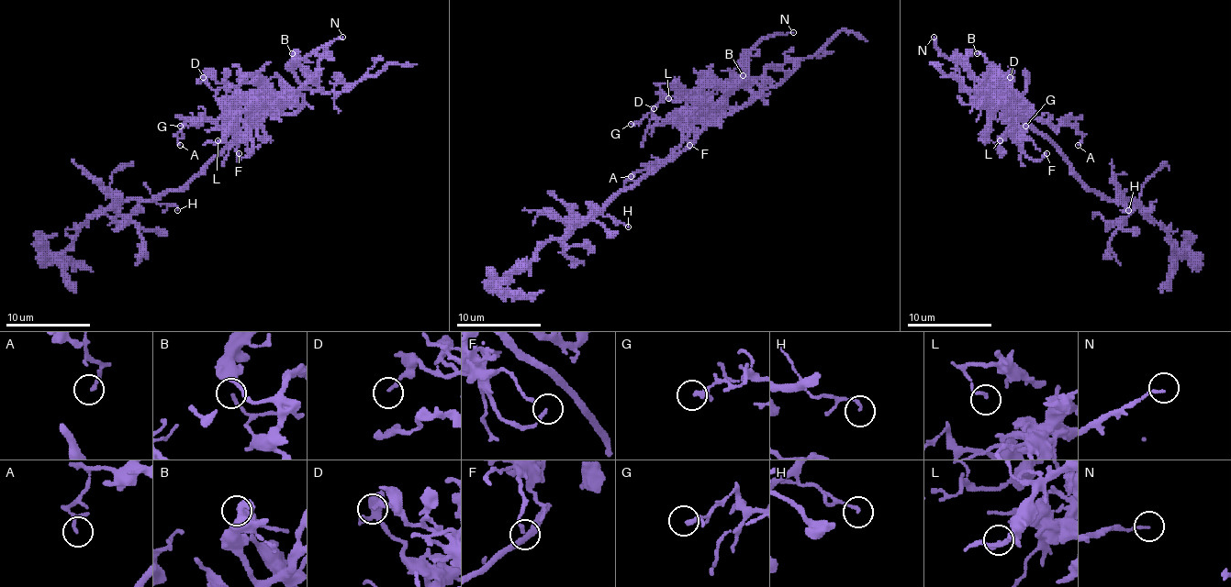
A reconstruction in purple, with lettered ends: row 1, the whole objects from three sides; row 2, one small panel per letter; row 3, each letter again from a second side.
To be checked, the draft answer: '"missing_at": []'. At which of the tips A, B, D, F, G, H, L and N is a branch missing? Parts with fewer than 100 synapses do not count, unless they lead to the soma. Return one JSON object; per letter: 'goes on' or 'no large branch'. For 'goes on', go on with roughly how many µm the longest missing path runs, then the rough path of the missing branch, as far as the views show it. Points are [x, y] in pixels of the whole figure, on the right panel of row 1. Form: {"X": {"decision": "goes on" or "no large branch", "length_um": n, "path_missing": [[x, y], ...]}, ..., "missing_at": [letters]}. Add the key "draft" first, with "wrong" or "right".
{"draft": "right", "A": {"decision": "no large branch"}, "B": {"decision": "no large branch"}, "D": {"decision": "no large branch"}, "F": {"decision": "no large branch"}, "G": {"decision": "no large branch"}, "H": {"decision": "no large branch"}, "L": {"decision": "no large branch"}, "N": {"decision": "no large branch"}, "missing_at": []}

